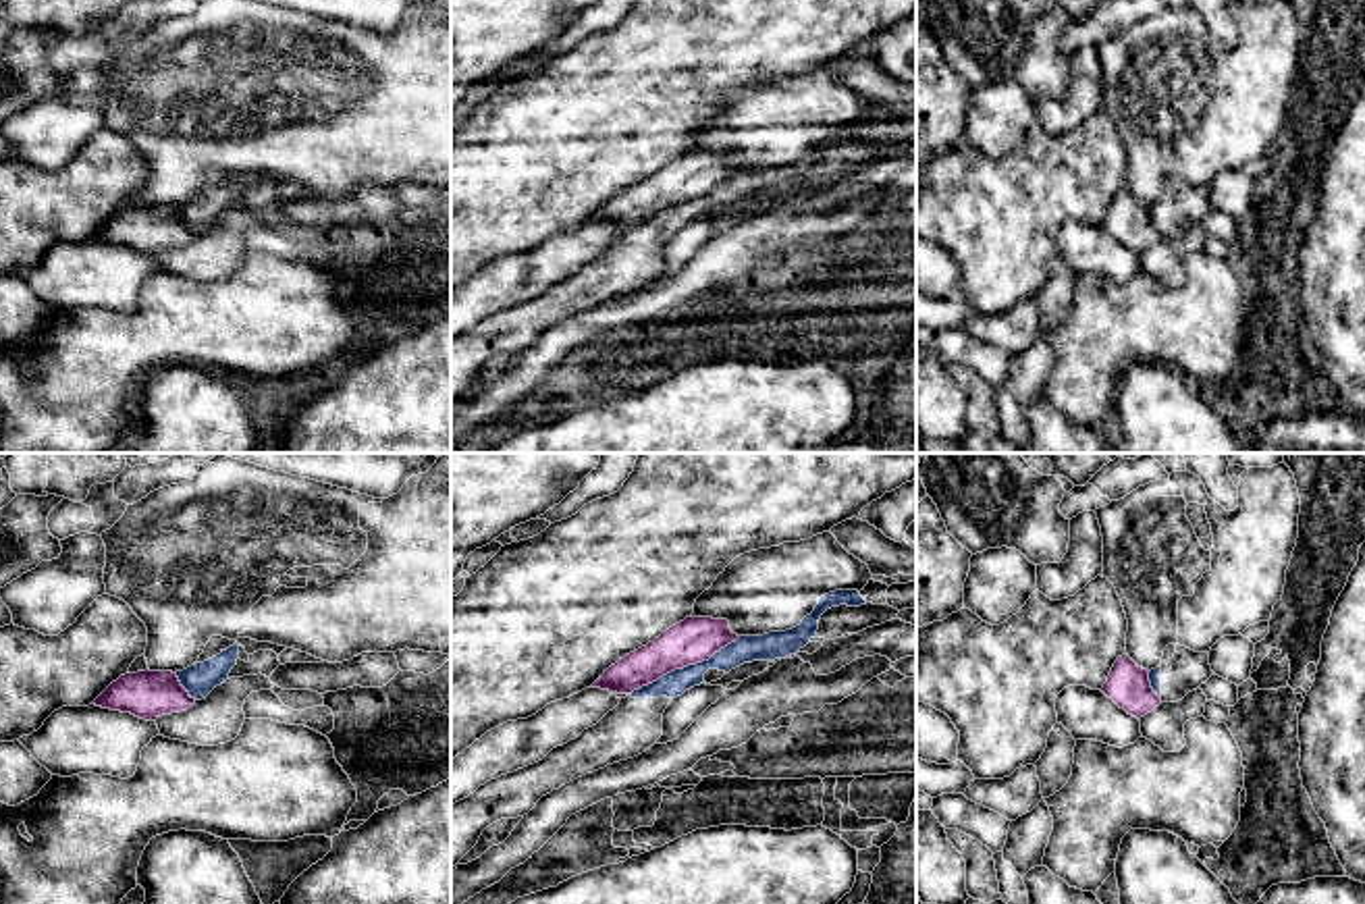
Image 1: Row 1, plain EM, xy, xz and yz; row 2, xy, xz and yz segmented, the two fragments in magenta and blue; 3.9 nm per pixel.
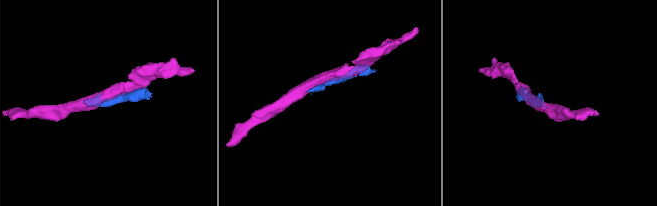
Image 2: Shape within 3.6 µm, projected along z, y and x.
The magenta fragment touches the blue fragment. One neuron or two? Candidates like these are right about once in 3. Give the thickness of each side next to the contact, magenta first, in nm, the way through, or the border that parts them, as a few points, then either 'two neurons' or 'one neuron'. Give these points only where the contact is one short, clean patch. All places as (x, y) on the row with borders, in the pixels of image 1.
180/110 nm | two neurons

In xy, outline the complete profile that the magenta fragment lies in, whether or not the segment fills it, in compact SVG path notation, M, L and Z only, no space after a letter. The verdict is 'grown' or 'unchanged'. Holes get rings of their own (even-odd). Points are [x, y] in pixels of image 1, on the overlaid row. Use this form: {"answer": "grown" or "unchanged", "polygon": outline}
{"answer": "unchanged", "polygon": "M145 669L121 675L93 704L156 721L162 715L187 711L195 698L181 686L177 673Z"}

